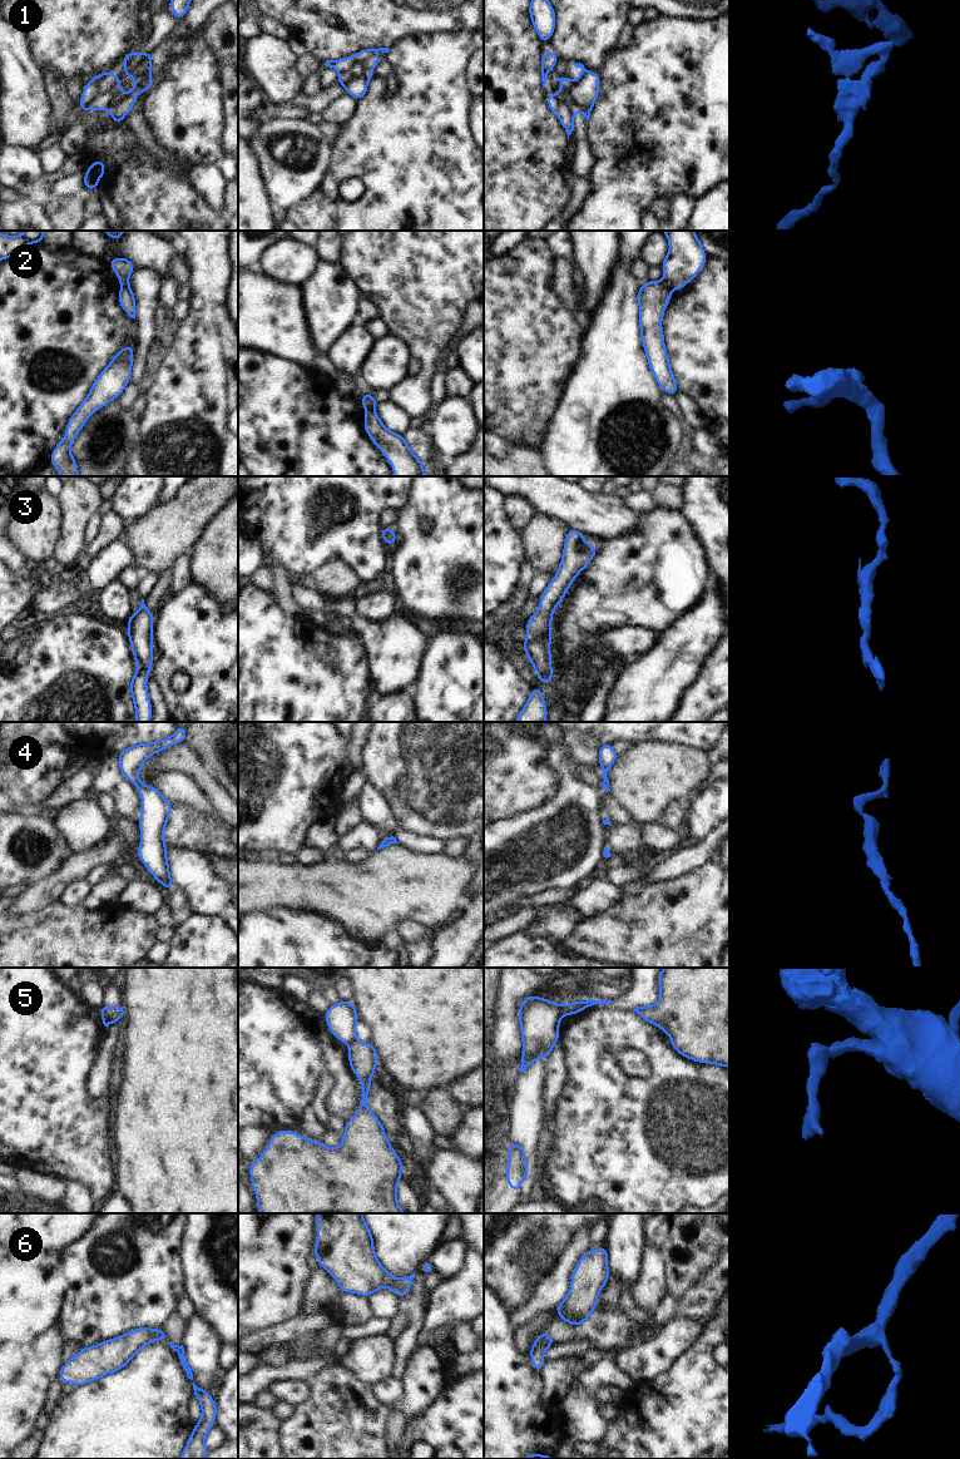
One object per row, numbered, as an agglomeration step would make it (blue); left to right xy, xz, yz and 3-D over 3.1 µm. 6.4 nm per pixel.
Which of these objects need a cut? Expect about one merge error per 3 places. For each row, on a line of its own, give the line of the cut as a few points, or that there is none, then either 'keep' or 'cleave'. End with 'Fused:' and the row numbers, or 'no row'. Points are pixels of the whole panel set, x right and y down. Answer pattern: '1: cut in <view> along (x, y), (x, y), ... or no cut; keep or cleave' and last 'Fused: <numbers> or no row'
1: cut in yz along (559, 102), (565, 102), (574, 110); cleave
2: cut in xy along (120, 283), (128, 285); cleave
3: no cut; keep
4: no cut; keep
5: cut in xy along (102, 1008), (102, 1012), (110, 1022); cleave
6: no cut; keep
Fused: 1, 2, 5

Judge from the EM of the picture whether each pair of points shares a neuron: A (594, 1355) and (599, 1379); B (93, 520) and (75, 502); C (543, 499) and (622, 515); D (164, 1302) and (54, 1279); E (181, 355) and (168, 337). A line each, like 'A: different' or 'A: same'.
A: different
B: different
C: same
D: different
E: different

